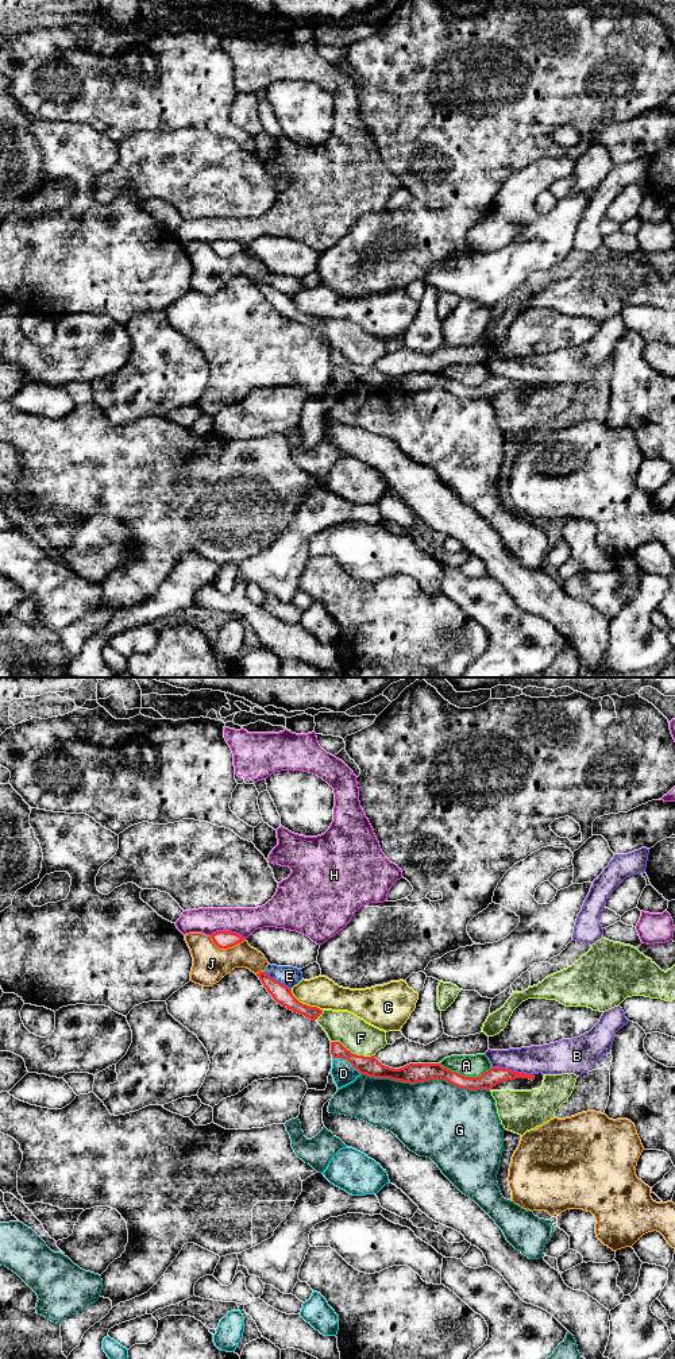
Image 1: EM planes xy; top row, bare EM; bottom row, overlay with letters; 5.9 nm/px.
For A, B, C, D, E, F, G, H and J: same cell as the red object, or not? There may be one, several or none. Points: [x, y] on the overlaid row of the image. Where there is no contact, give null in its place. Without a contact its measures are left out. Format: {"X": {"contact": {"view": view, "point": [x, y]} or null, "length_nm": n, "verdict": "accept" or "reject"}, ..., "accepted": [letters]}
{"A": {"contact": {"view": "xy", "point": [466, 1077]}, "length_nm": 320, "verdict": "reject"}, "B": {"contact": {"view": "xy", "point": [513, 1072]}, "length_nm": 240, "verdict": "reject"}, "C": {"contact": {"view": "xy", "point": [305, 1004]}, "length_nm": 220, "verdict": "reject"}, "D": {"contact": {"view": "xy", "point": [347, 1060]}, "length_nm": 200, "verdict": "reject"}, "E": {"contact": {"view": "xy", "point": [276, 980]}, "length_nm": 200, "verdict": "reject"}, "F": {"contact": {"view": "xy", "point": [351, 1053]}, "length_nm": 280, "verdict": "reject"}, "G": {"contact": {"view": "xy", "point": [425, 1080]}, "length_nm": 800, "verdict": "reject"}, "H": {"contact": {"view": "xy", "point": [227, 931]}, "length_nm": 220, "verdict": "reject"}, "J": {"contact": {"view": "xy", "point": [227, 948]}, "length_nm": 220, "verdict": "reject"}, "accepted": []}

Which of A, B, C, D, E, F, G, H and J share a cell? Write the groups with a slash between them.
A / B / C / D / E / F / G / H / J

